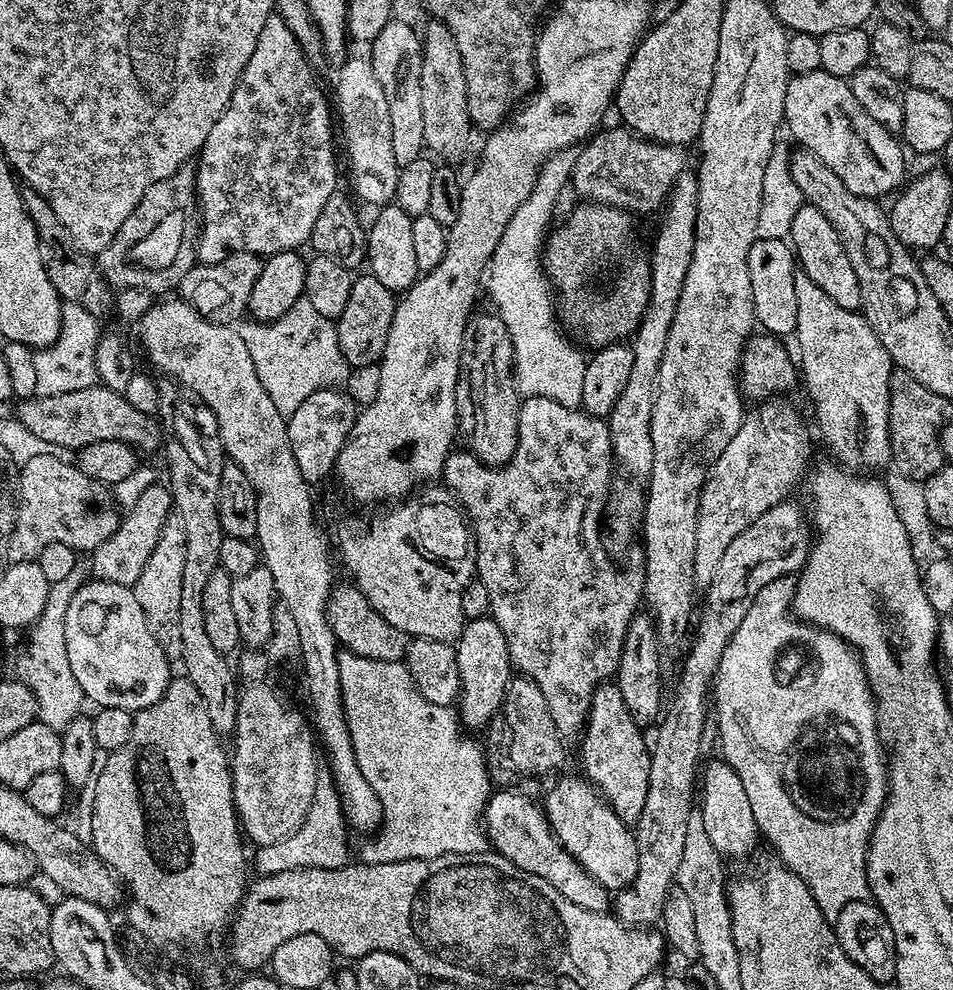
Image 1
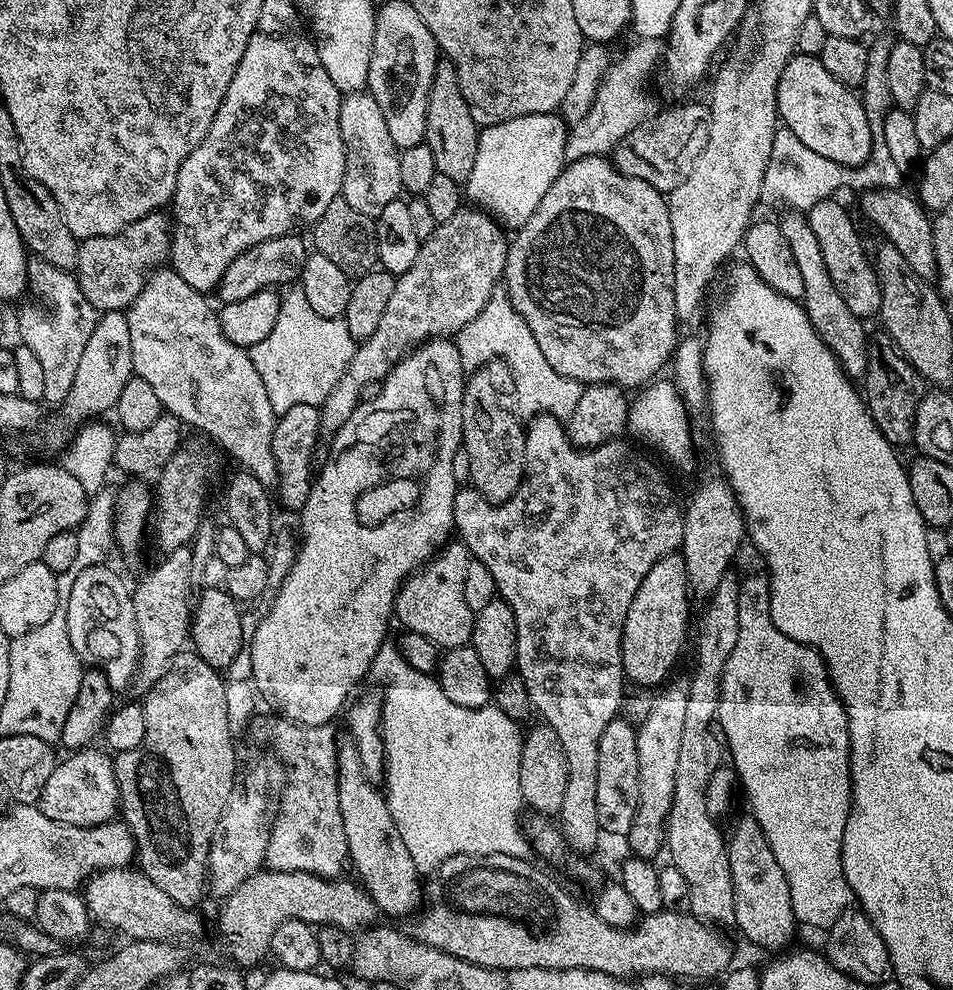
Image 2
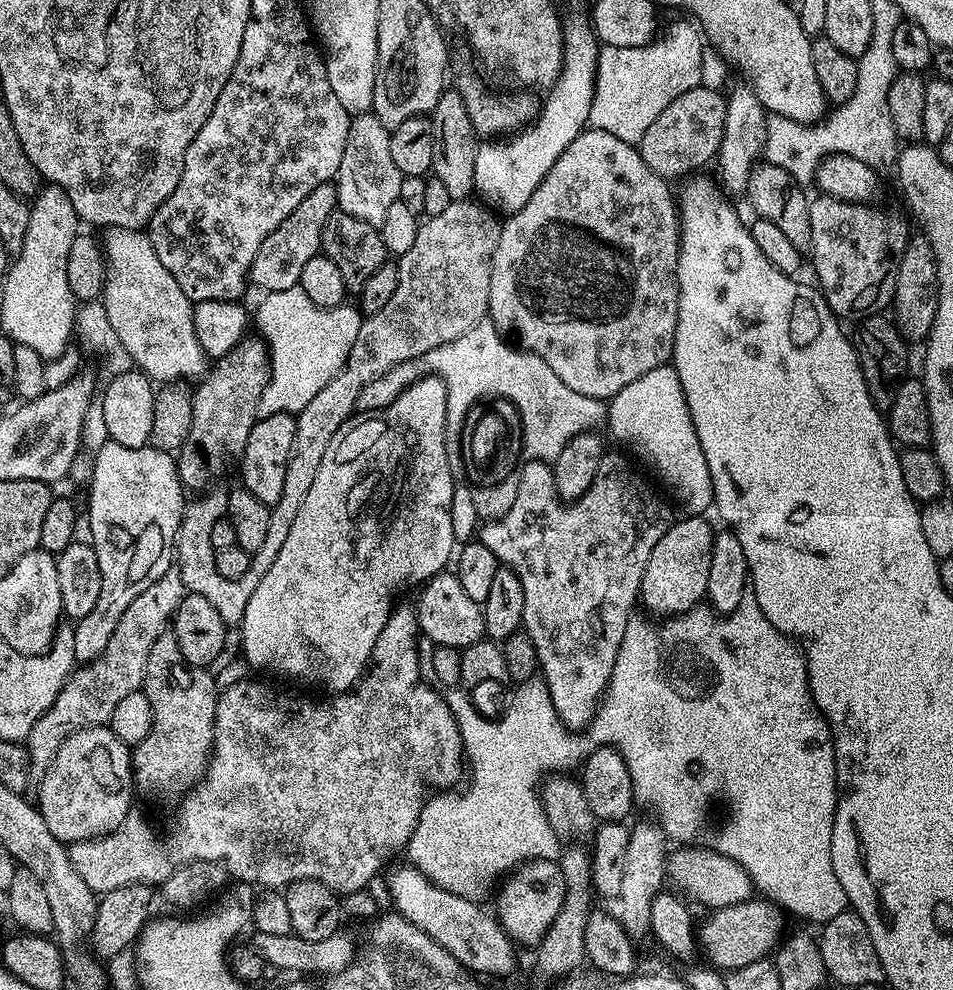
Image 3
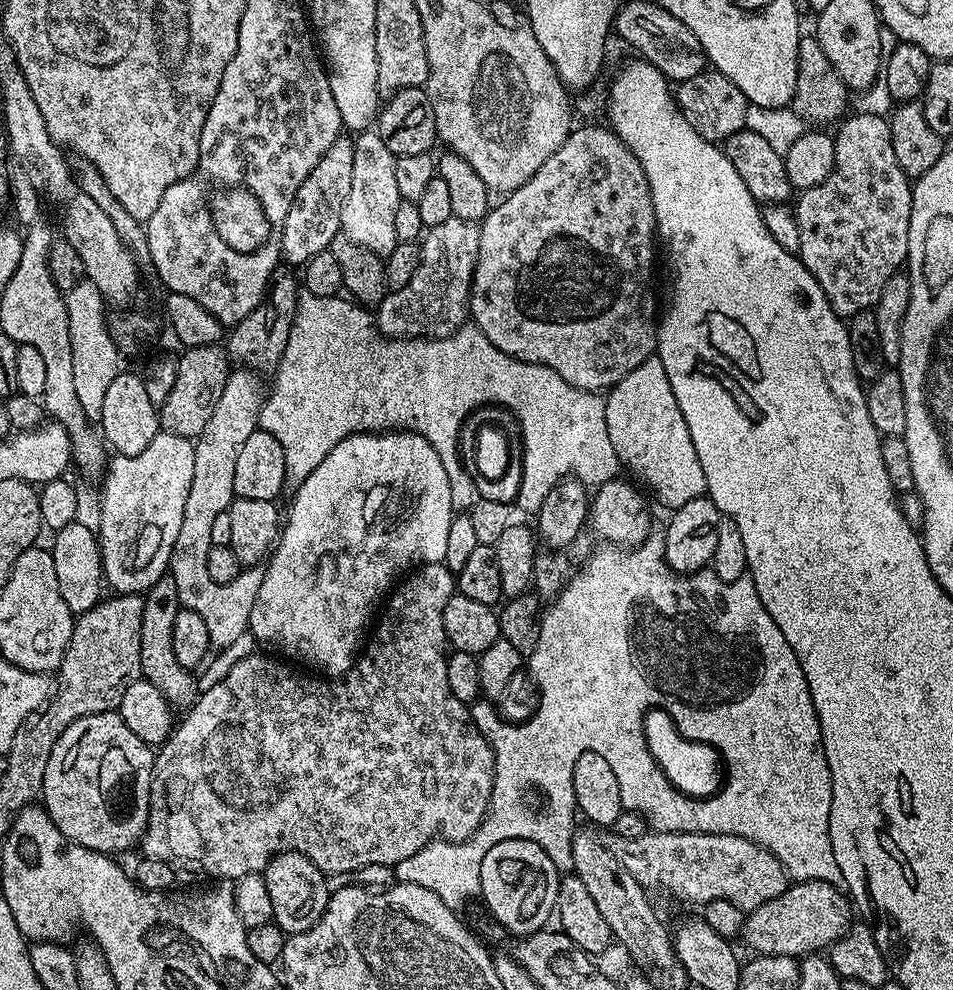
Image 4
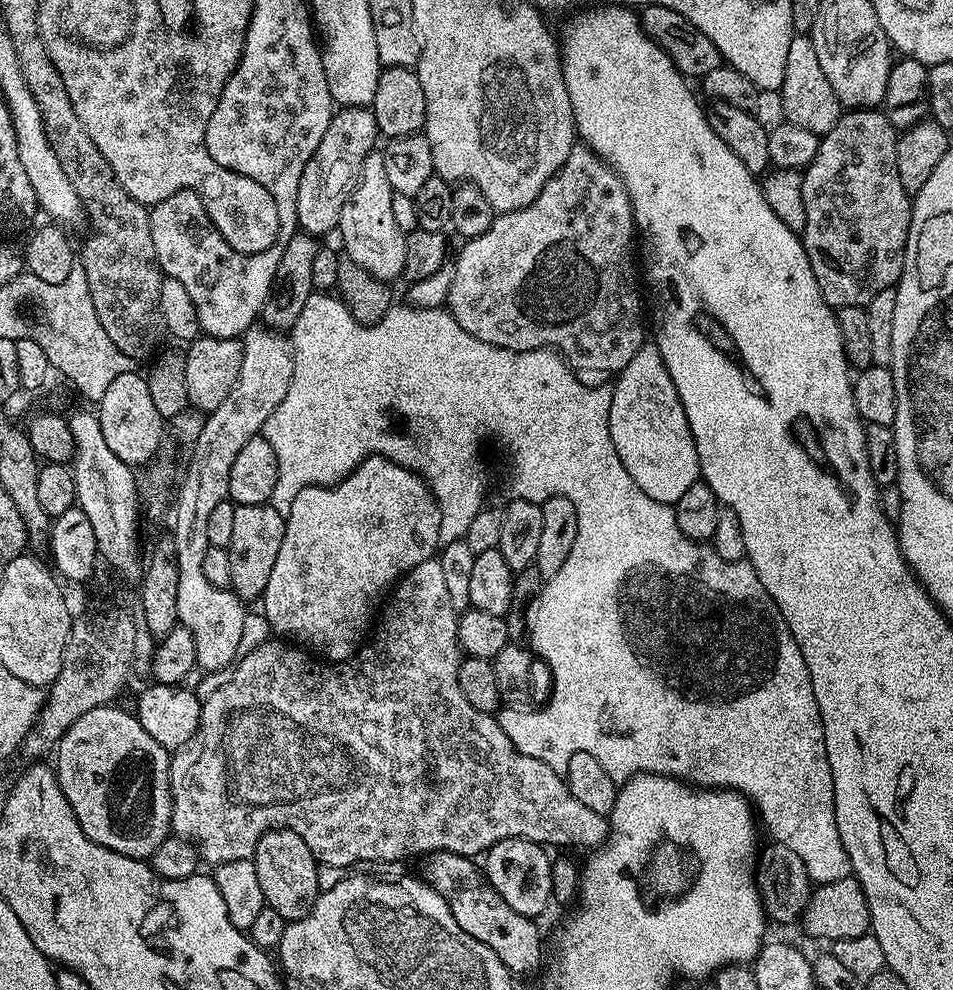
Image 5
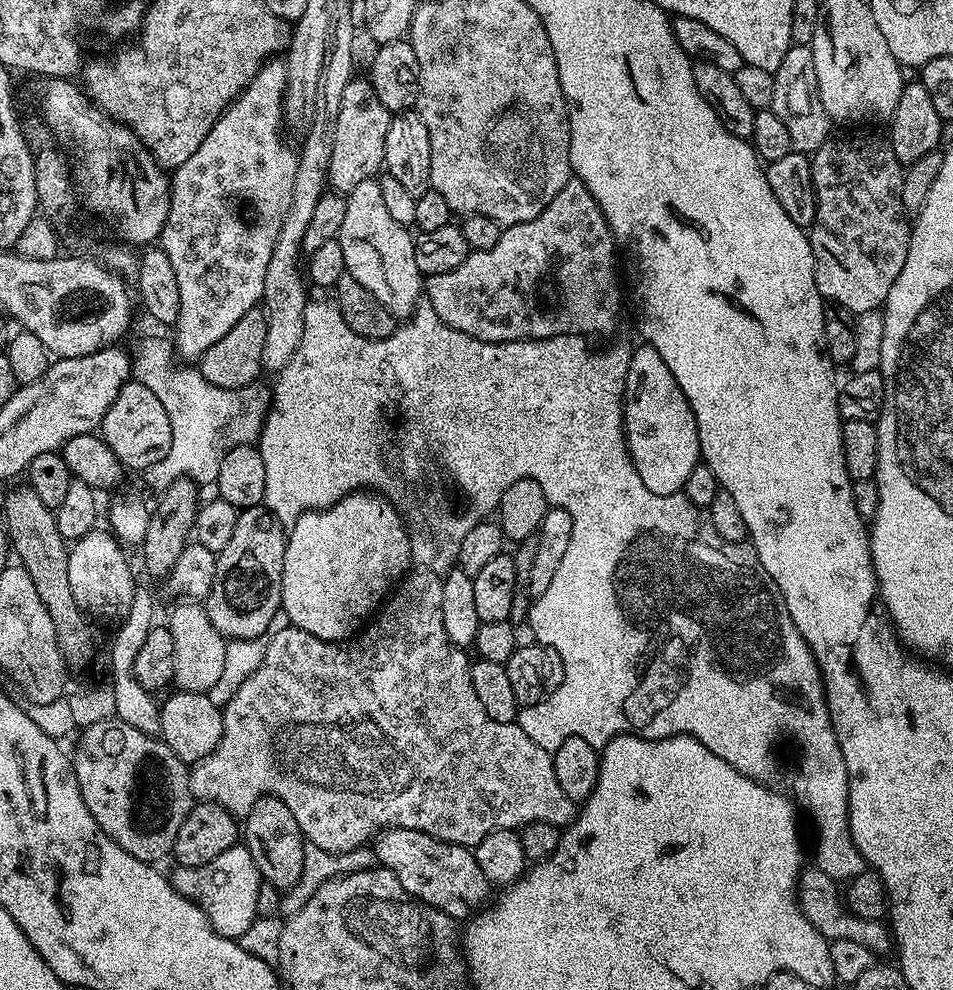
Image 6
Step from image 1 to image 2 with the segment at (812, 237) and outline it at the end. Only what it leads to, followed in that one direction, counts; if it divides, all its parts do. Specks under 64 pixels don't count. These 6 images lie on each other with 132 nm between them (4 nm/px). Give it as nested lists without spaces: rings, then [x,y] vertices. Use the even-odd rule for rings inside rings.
[[[829,198],[818,202],[818,206],[809,208],[806,219],[810,230],[814,230],[818,238],[818,246],[822,246],[822,258],[826,261],[826,274],[830,274],[838,295],[850,314],[861,318],[875,317],[880,310],[880,280],[876,277],[870,252],[864,249],[864,240],[856,229],[854,221],[848,217],[848,212],[839,204],[839,199]]]

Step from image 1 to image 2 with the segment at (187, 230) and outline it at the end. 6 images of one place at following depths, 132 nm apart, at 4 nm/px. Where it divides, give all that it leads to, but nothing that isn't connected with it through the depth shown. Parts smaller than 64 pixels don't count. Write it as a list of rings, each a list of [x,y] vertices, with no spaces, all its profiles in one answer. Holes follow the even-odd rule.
[[[163,211],[151,212],[138,218],[138,222],[130,222],[121,232],[79,241],[74,273],[97,312],[124,312],[138,298],[149,275],[169,259],[171,250],[171,219]]]

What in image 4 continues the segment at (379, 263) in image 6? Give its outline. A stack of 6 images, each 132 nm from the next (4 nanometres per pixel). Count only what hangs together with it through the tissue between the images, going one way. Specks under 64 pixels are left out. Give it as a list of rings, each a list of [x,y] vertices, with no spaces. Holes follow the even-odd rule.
[[[365,130],[354,140],[354,178],[350,178],[350,194],[342,206],[342,235],[350,242],[358,242],[376,256],[387,258],[397,246],[394,234],[394,210],[398,210],[400,195],[394,179],[396,157],[386,150],[379,131]]]

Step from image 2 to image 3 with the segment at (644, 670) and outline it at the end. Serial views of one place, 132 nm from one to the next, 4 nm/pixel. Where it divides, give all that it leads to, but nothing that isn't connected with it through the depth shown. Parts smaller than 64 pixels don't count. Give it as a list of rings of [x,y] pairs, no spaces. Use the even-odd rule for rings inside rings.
[[[692,514],[683,518],[682,521],[675,521],[654,546],[640,583],[641,605],[644,604],[660,618],[672,618],[688,612],[697,607],[707,595],[716,532],[703,515]]]

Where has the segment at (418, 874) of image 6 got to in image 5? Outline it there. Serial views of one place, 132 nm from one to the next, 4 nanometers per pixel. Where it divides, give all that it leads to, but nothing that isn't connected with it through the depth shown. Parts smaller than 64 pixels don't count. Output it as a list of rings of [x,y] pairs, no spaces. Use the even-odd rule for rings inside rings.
[[[433,852],[423,861],[422,879],[425,884],[432,885],[438,894],[442,894],[446,906],[450,906],[450,914],[454,914],[454,922],[458,922],[458,926],[462,926],[470,938],[478,938],[482,946],[490,946],[490,950],[498,954],[509,972],[519,974],[532,972],[536,967],[539,969],[540,959],[544,956],[544,944],[540,941],[537,921],[510,910],[502,894],[494,890],[481,865],[479,868],[476,863],[475,859],[457,852]]]

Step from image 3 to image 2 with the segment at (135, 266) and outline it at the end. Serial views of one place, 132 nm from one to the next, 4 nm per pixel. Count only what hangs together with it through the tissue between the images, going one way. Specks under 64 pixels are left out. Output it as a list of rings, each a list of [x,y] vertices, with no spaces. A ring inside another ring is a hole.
[[[164,266],[149,275],[138,298],[126,309],[130,326],[130,354],[132,371],[141,376],[154,390],[161,409],[180,420],[181,425],[205,432],[225,453],[229,452],[240,463],[239,467],[252,472],[265,486],[275,485],[276,463],[272,453],[272,435],[278,414],[266,398],[266,388],[258,370],[254,370],[249,349],[234,346],[222,334],[217,309],[208,305],[209,297],[203,292],[186,286],[171,267]]]

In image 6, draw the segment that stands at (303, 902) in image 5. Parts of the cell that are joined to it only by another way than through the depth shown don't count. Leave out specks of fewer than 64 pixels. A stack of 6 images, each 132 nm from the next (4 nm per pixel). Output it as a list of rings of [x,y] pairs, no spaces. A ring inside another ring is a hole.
[[[259,796],[242,820],[242,843],[250,850],[254,866],[258,866],[263,883],[287,890],[302,878],[306,841],[298,826],[298,818],[276,796]]]

